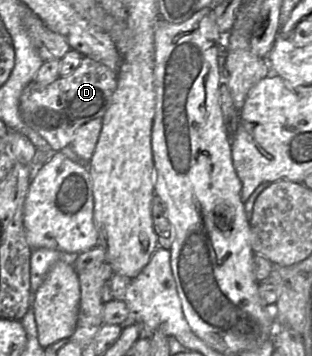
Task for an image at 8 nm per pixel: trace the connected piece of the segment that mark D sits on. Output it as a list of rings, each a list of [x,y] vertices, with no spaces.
[[[83,56],[79,67],[71,75],[60,76],[46,86],[36,81],[28,84],[20,96],[20,114],[23,121],[43,137],[53,151],[60,151],[71,144],[77,130],[83,124],[104,116],[116,87],[116,71],[88,56]]]

